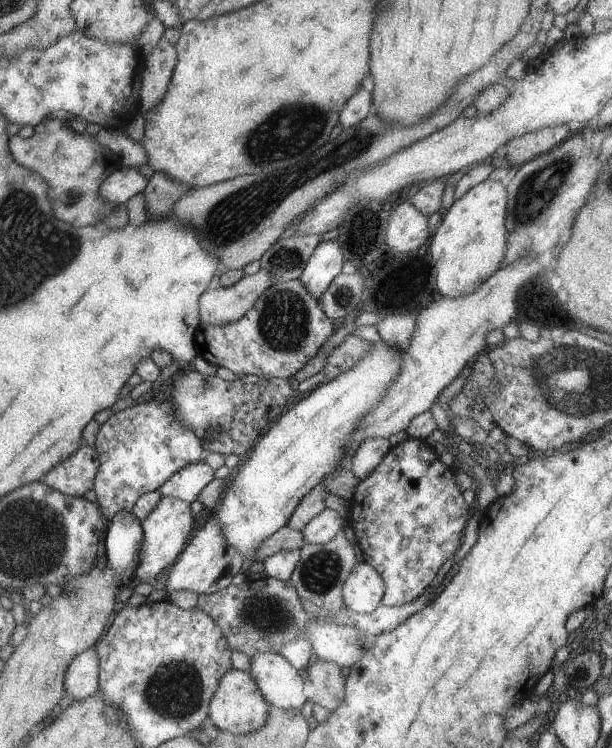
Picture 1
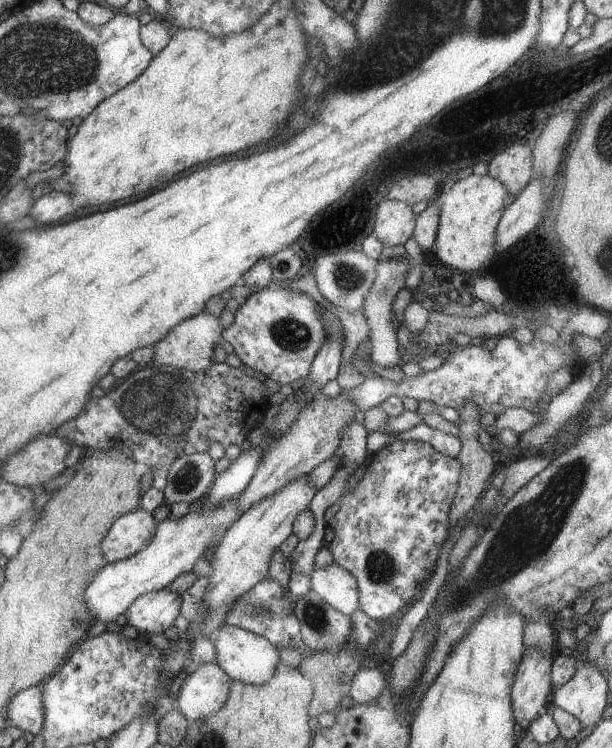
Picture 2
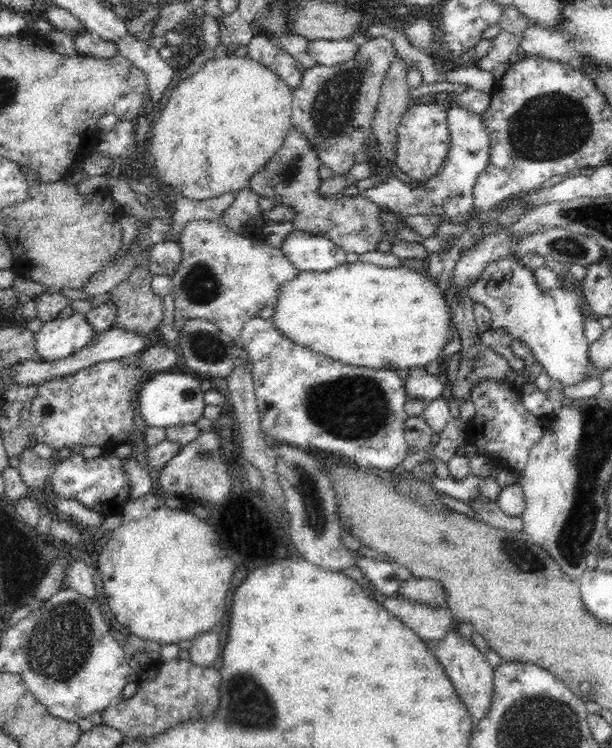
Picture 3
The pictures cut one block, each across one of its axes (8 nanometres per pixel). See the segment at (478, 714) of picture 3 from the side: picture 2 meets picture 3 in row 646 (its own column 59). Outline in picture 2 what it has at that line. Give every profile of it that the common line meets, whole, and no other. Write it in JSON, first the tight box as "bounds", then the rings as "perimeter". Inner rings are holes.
{"bounds":[2,434,71,490],"perimeter":[[[59,434],[38,436],[29,442],[2,468],[2,480],[38,490],[52,478],[58,478],[66,468],[66,456],[71,444]]]}

